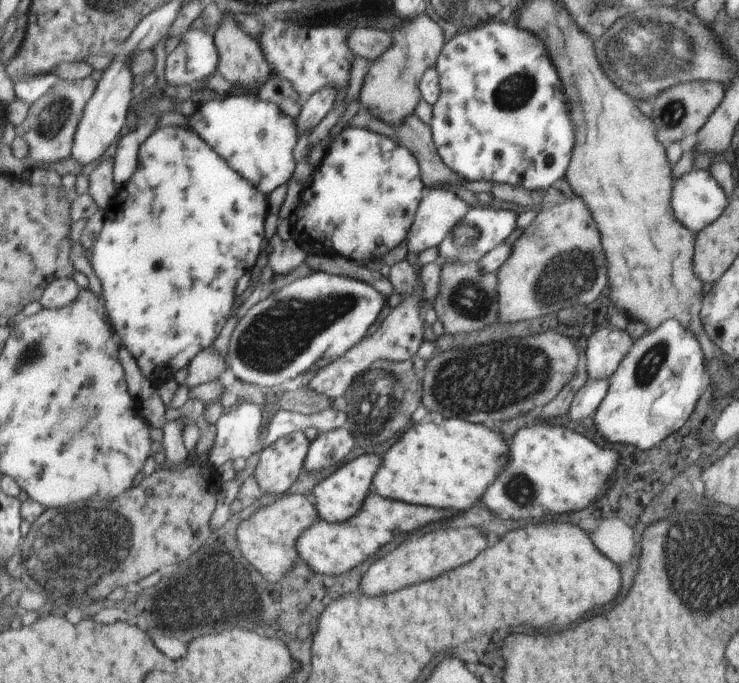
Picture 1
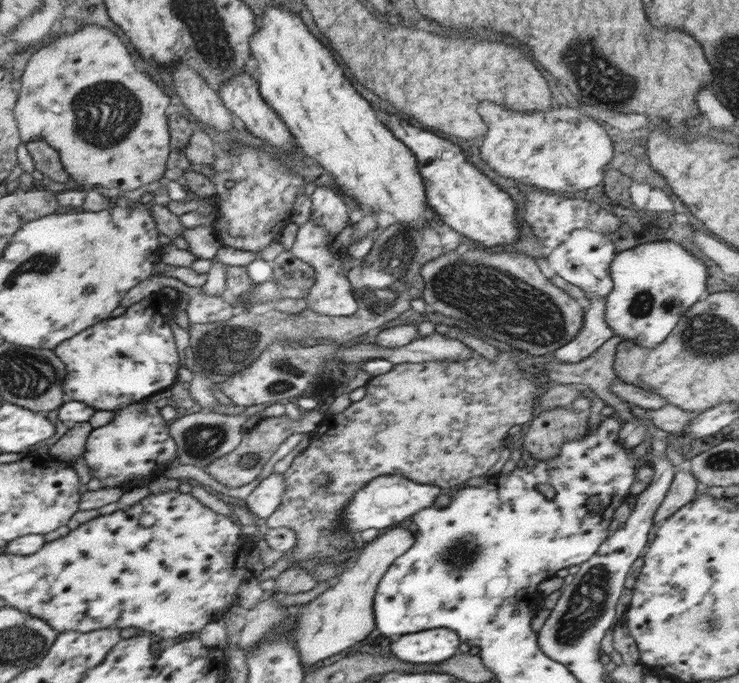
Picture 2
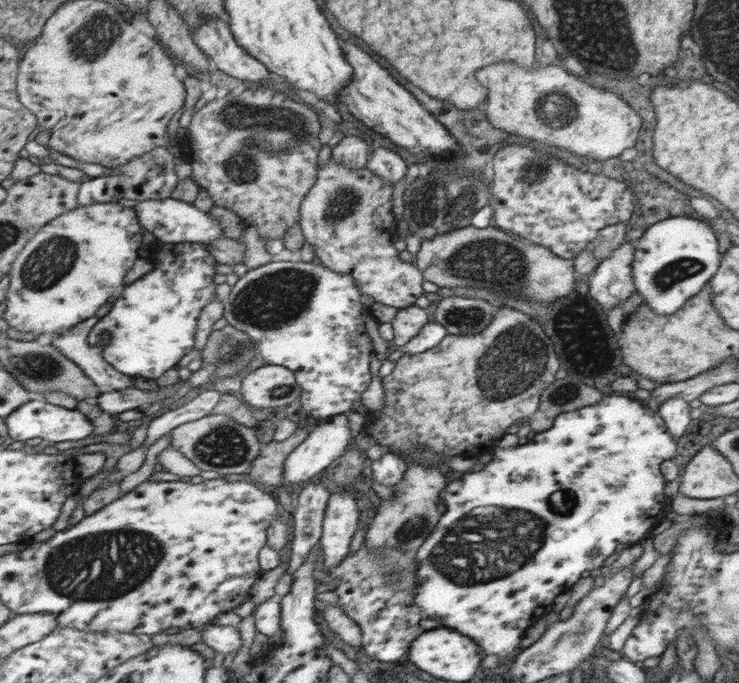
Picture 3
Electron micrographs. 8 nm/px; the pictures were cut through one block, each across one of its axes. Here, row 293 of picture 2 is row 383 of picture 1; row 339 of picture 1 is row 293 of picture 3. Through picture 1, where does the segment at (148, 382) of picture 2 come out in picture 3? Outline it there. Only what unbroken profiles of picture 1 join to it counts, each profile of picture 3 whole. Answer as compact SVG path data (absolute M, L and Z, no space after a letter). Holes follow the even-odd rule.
M157 242L153 250L153 270L143 274L139 280L123 288L123 294L115 298L111 304L111 310L101 318L101 322L93 328L89 342L91 346L97 346L101 340L101 334L109 338L107 344L103 344L103 360L111 364L117 372L125 376L141 376L145 380L159 378L165 370L175 368L175 364L193 350L195 344L195 330L197 330L197 318L201 310L215 300L215 266L217 258L211 252L211 246L201 242Z

